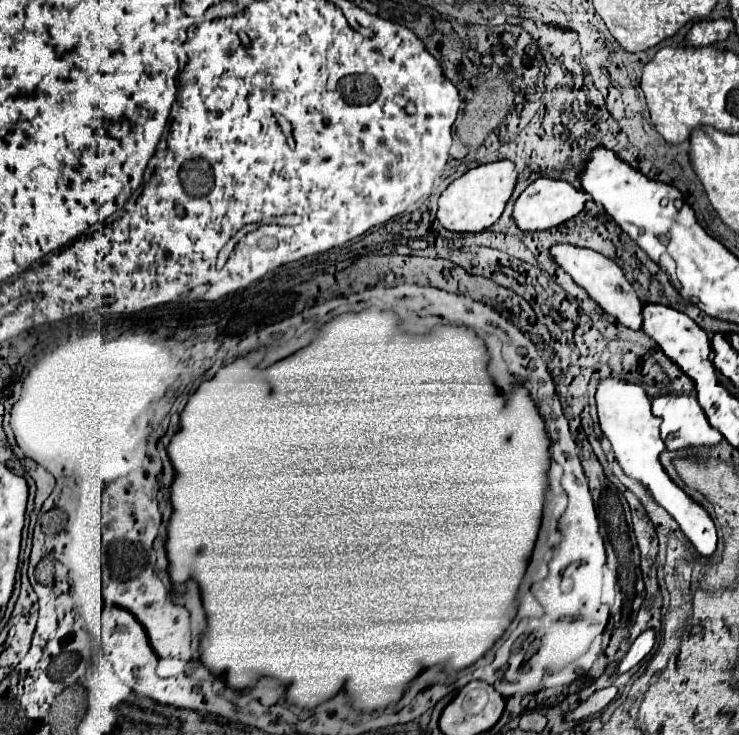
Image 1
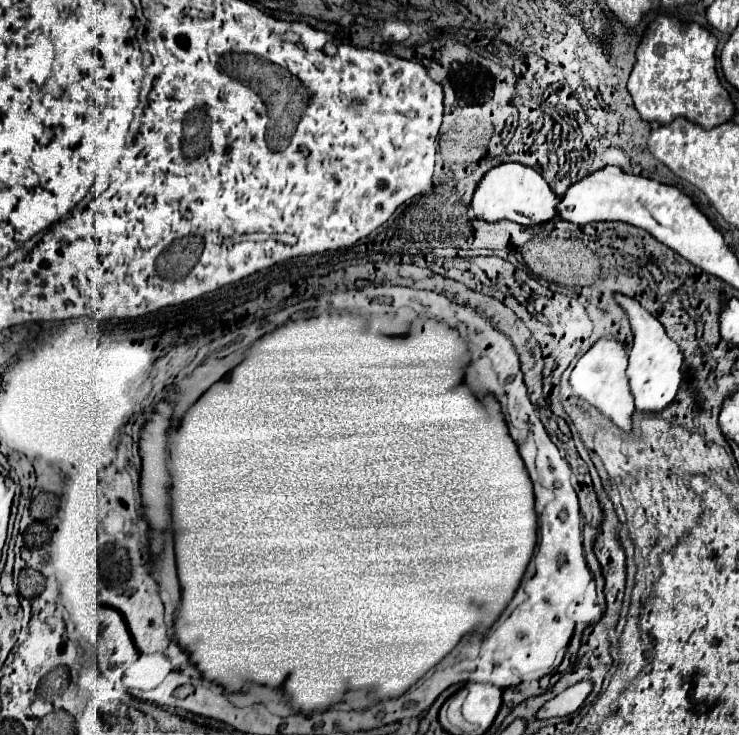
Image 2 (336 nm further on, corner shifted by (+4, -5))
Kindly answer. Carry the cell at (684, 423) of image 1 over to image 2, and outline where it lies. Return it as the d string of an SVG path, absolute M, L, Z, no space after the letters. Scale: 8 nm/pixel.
M614 292L616 304L626 312L630 320L630 328L634 334L634 342L630 348L630 366L628 366L628 378L630 378L630 388L636 400L636 408L640 412L662 412L666 406L674 402L674 396L678 394L678 388L682 384L682 352L670 336L666 336L666 330L662 328L660 320L646 312L638 300Z

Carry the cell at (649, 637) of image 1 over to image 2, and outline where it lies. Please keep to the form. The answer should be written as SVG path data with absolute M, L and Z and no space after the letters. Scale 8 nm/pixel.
M582 680L570 688L566 688L562 694L558 694L556 698L548 700L540 710L538 710L538 718L554 718L554 716L568 716L580 710L582 702L588 698L588 694L592 692L594 684L590 680Z

